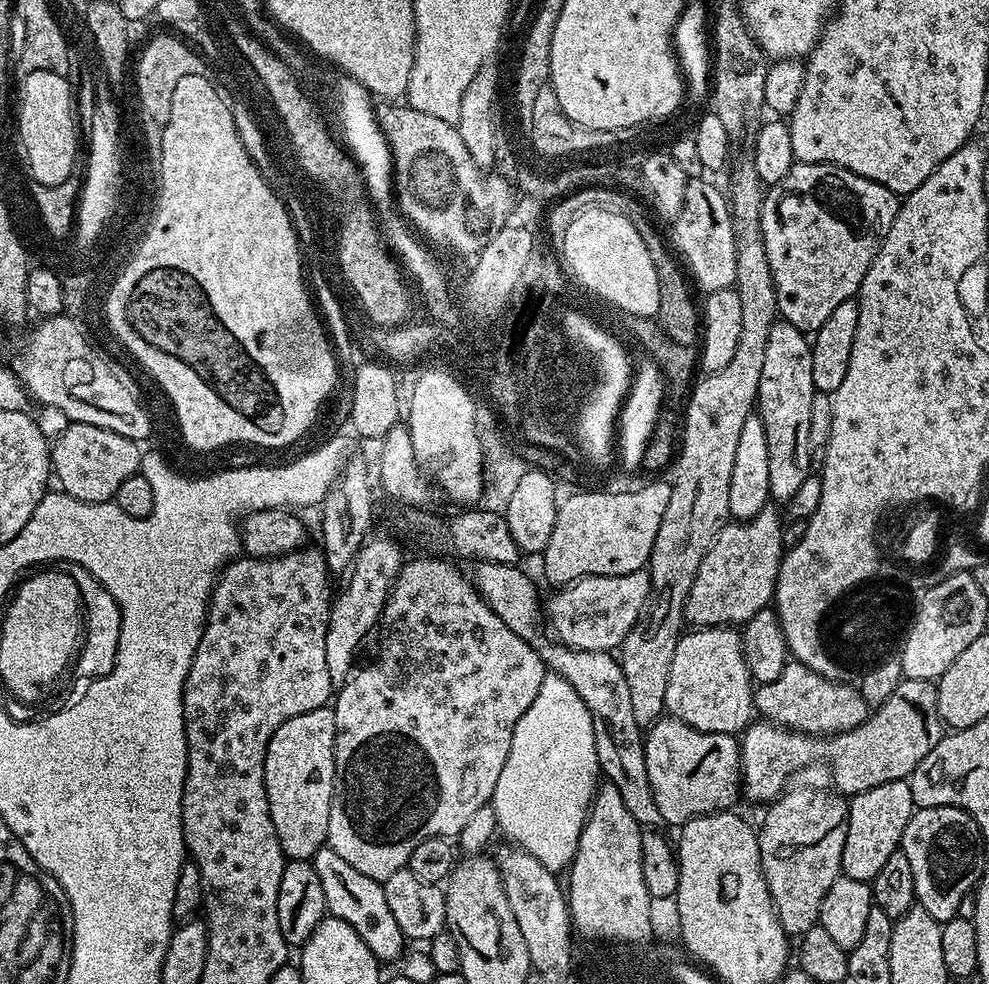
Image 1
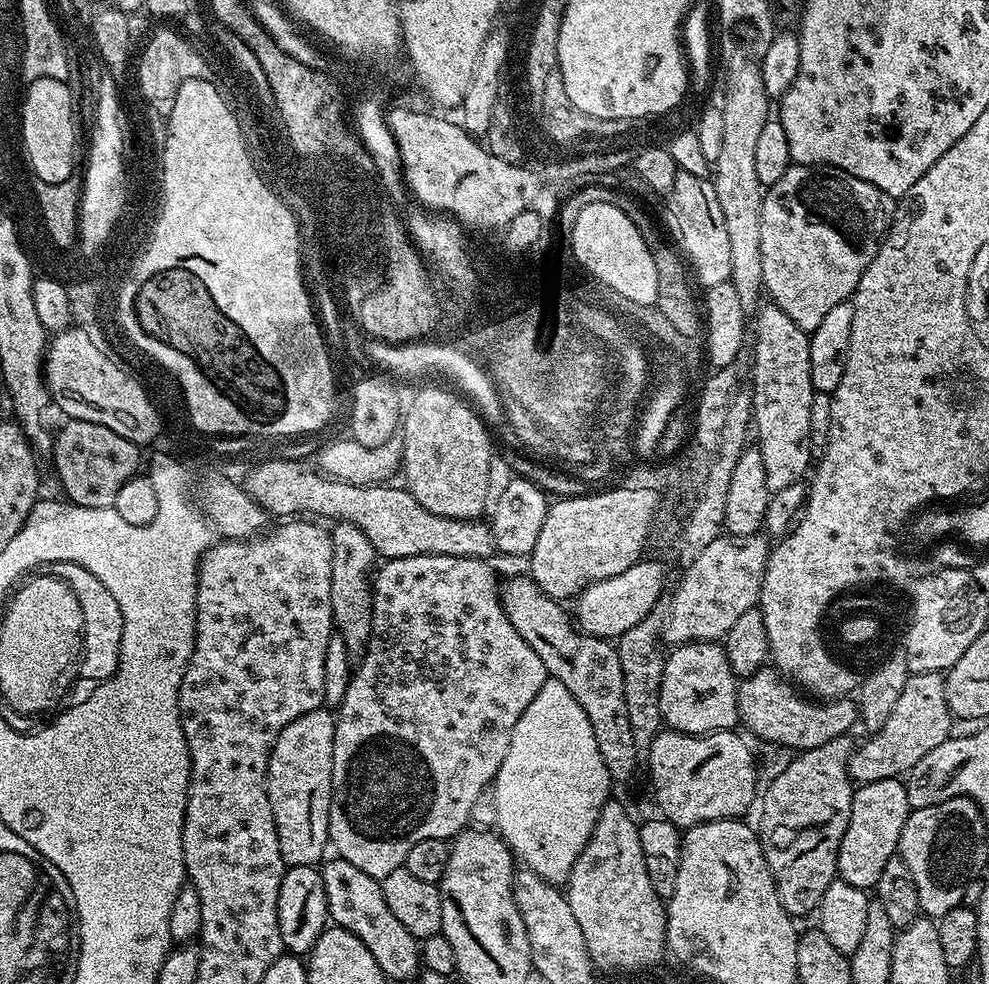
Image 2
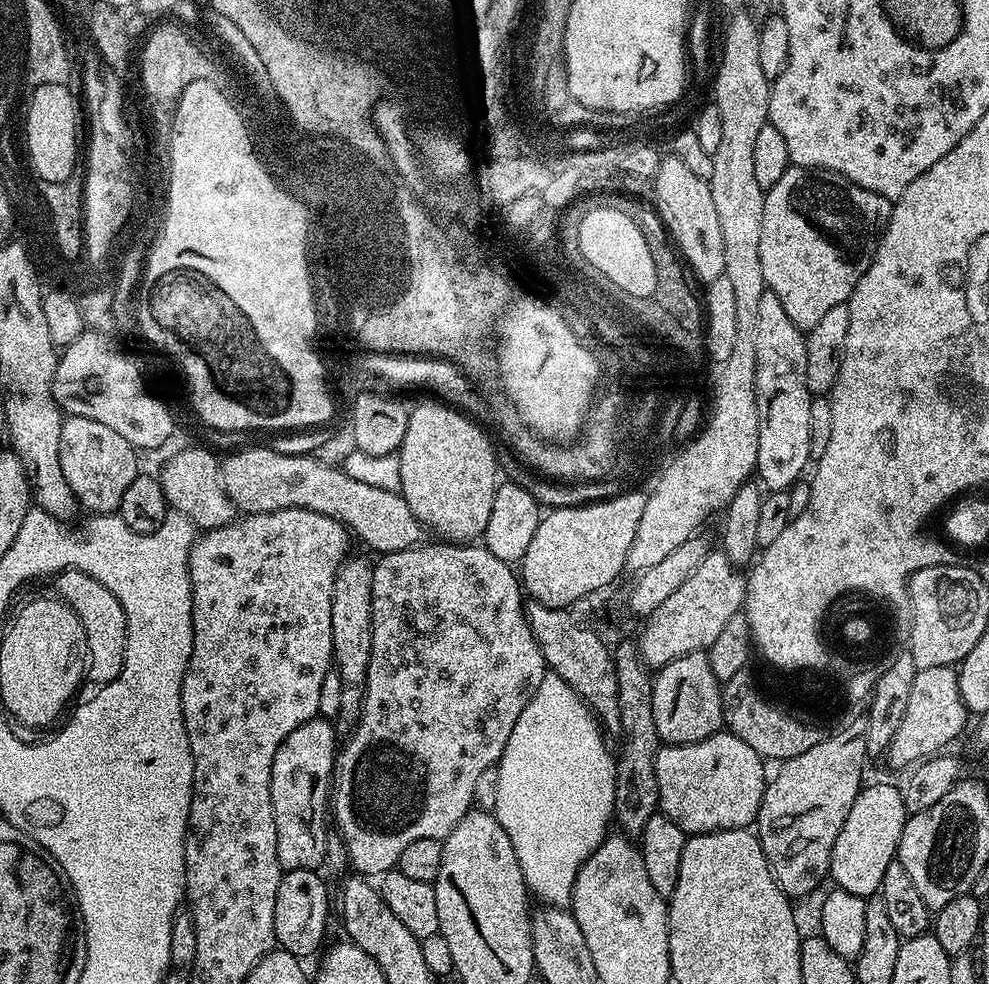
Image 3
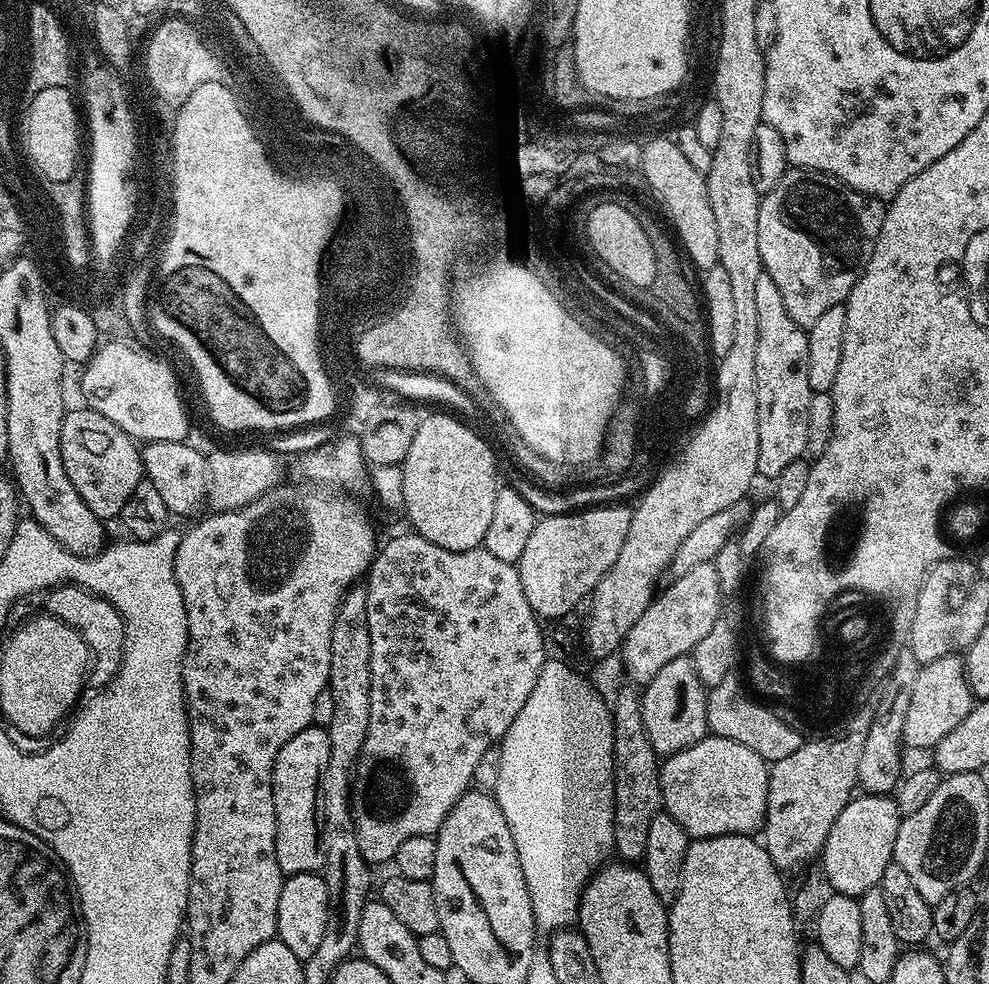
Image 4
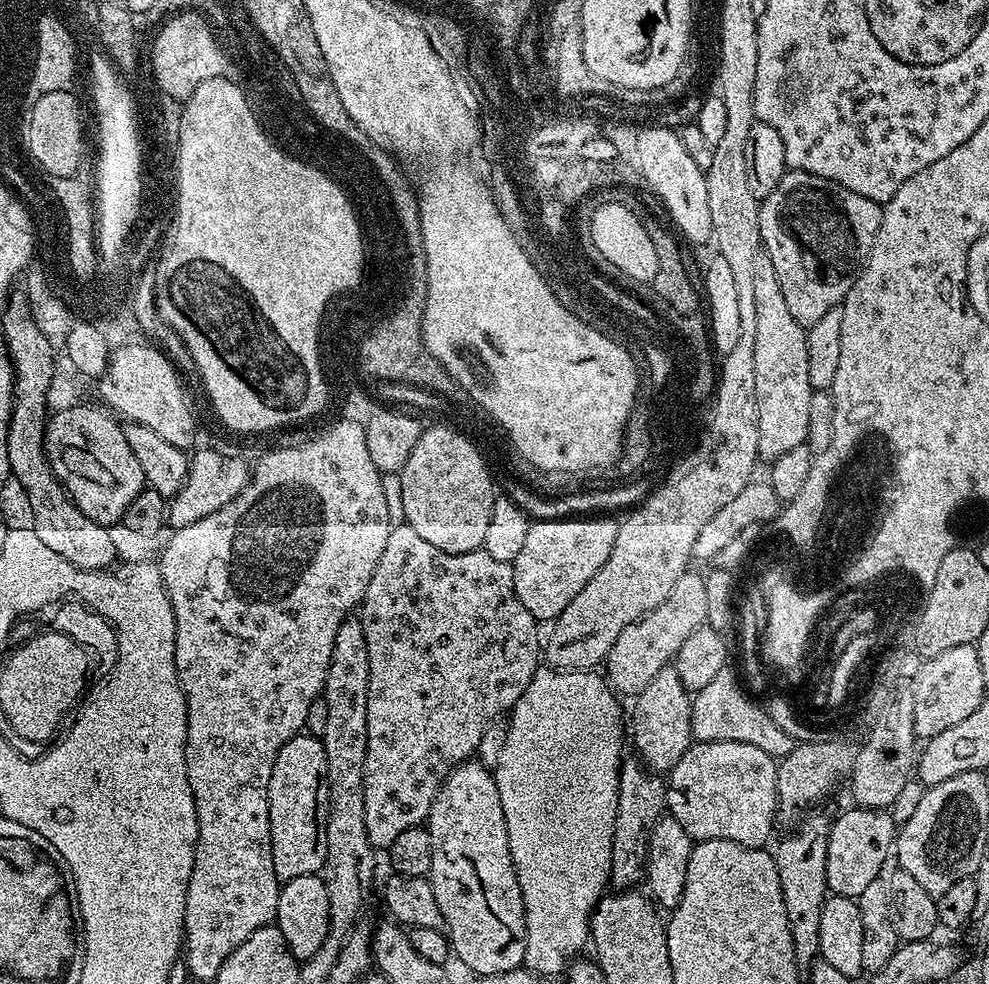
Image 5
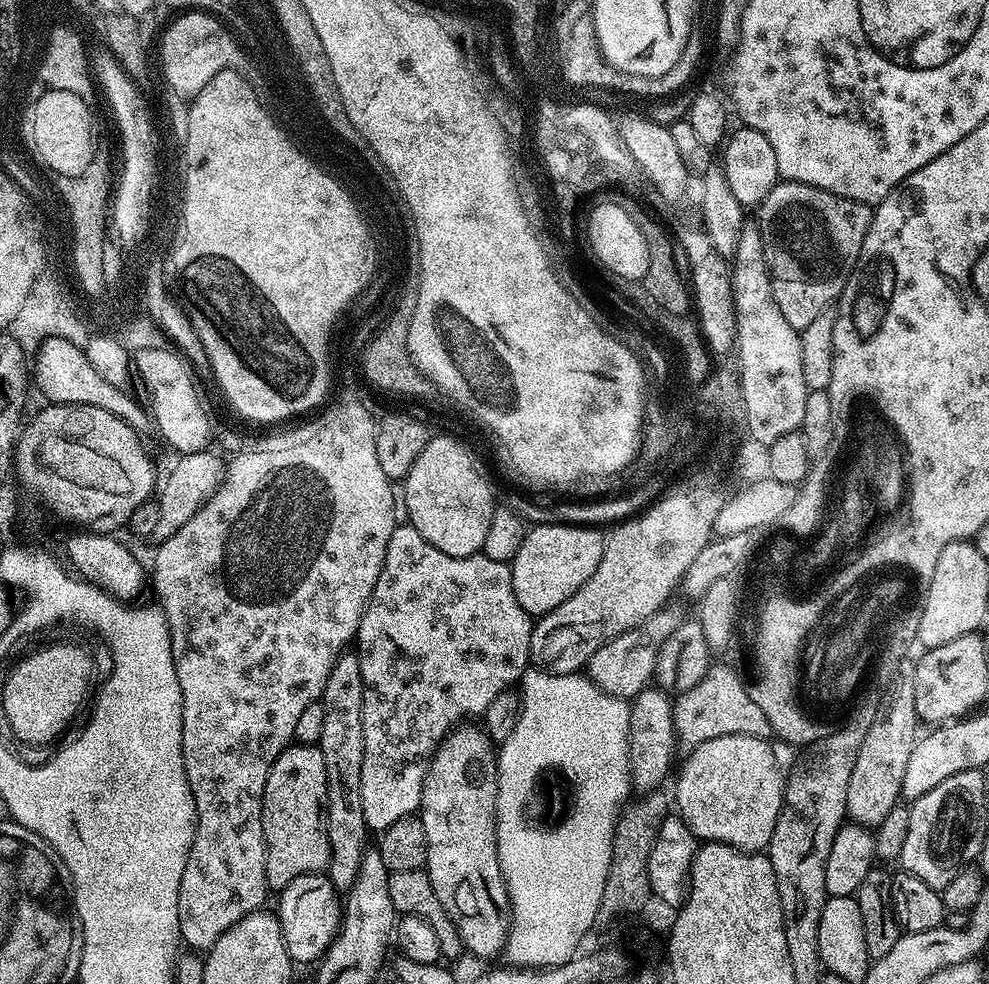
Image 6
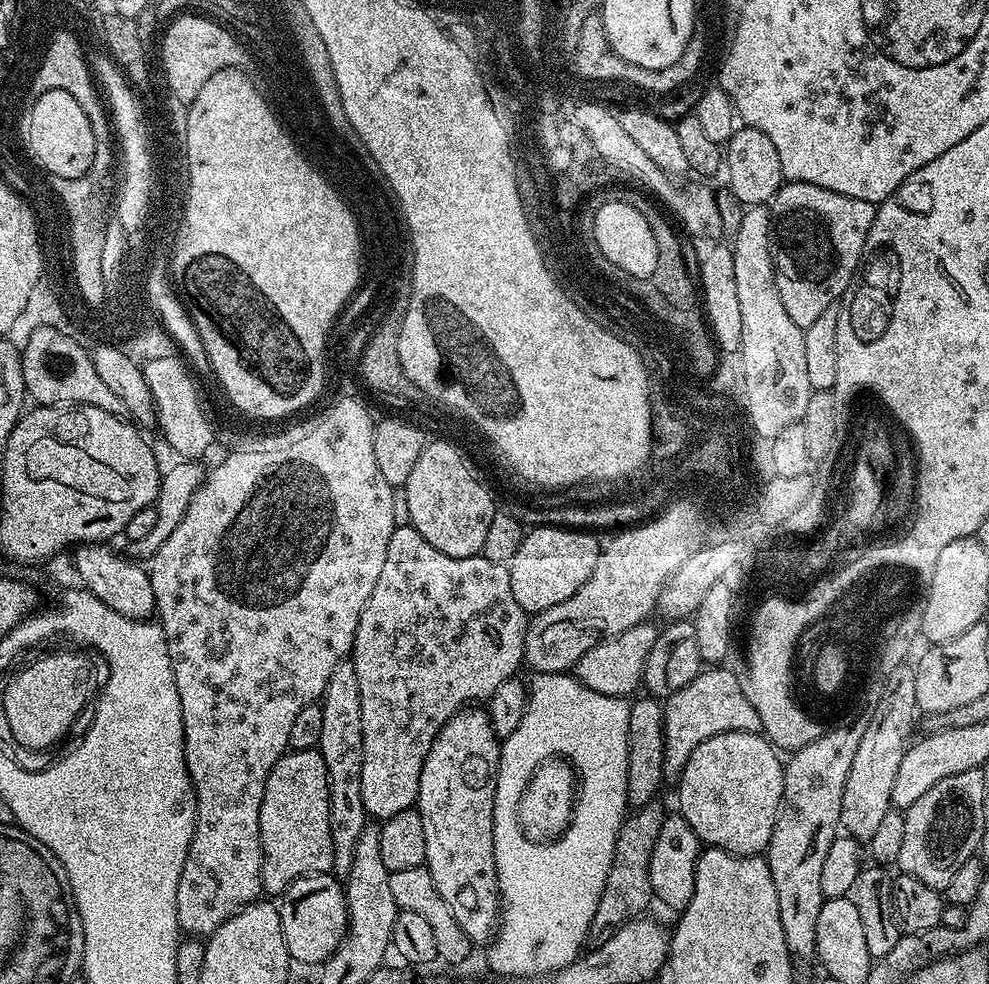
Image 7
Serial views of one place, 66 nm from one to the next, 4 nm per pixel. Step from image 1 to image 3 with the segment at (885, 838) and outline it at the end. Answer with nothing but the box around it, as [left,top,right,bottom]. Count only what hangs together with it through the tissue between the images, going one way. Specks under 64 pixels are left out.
[828,784,909,898]

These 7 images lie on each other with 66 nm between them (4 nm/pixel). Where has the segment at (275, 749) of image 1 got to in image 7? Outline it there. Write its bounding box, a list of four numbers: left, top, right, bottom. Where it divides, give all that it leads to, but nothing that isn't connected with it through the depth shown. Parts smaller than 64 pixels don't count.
[260,748,334,894]

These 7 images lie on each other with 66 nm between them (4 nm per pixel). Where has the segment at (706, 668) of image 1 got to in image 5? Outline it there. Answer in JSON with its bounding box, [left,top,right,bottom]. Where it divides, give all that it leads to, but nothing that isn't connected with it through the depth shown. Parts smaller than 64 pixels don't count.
[630,666,692,774]

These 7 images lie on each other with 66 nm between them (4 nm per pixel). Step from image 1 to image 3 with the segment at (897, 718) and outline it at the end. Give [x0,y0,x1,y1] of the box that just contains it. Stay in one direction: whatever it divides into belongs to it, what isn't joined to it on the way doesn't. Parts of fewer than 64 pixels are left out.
[886,666,970,768]

